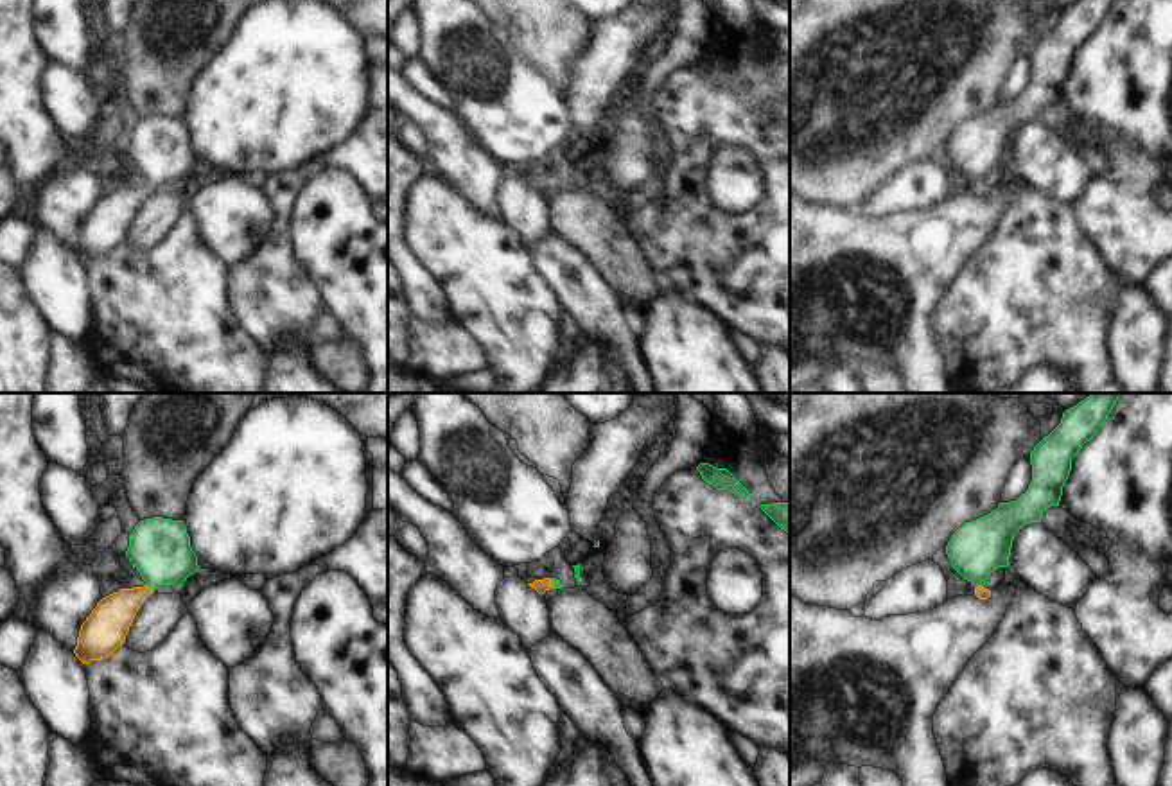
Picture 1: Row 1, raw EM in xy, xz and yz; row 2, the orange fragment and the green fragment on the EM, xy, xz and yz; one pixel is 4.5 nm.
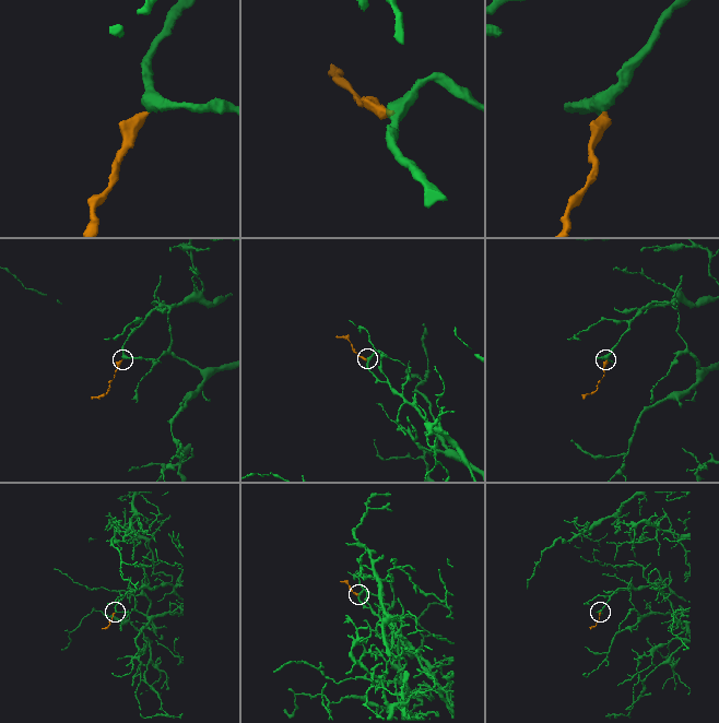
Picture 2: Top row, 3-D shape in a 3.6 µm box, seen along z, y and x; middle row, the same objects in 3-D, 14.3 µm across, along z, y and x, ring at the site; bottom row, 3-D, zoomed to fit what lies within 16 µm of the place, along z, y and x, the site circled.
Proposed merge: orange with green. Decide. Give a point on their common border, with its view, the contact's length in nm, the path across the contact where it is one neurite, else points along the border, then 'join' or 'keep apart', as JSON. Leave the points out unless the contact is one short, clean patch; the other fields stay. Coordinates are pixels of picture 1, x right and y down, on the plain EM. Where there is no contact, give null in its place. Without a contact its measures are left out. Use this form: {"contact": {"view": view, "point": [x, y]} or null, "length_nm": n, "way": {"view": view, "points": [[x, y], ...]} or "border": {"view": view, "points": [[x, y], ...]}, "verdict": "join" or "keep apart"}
{"contact": {"view": "xy", "point": [148, 185]}, "length_nm": 50, "way": {"view": "xy", "points": [[108, 221], [148, 185], [160, 160], [160, 148]]}, "verdict": "join"}

